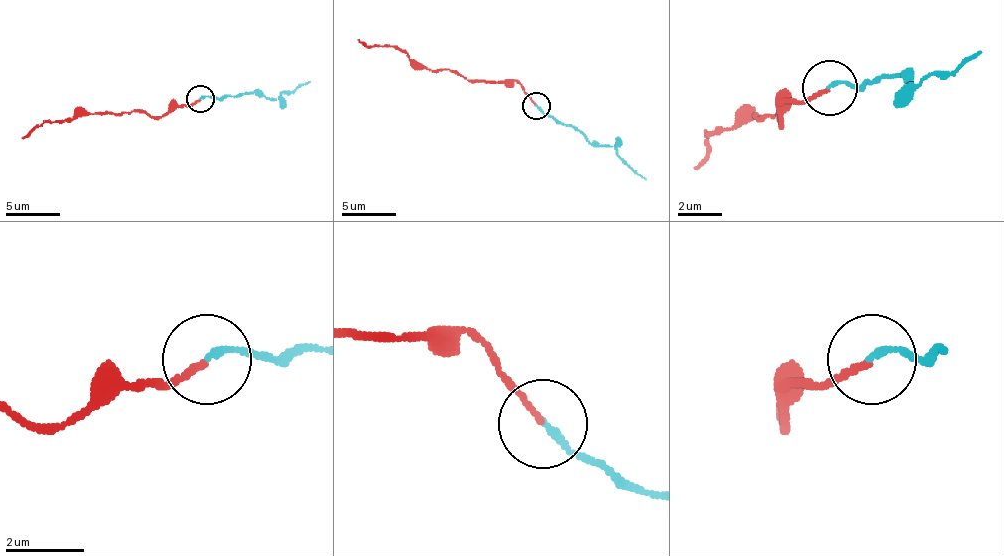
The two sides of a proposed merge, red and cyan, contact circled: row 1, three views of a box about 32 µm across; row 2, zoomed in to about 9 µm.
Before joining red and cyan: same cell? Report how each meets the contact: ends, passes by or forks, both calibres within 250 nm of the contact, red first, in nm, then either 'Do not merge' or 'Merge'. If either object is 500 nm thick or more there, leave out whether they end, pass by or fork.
At the ring red ends. At the ring cyan ends. Thickness 140 nm (red) against 180 nm. Merge

